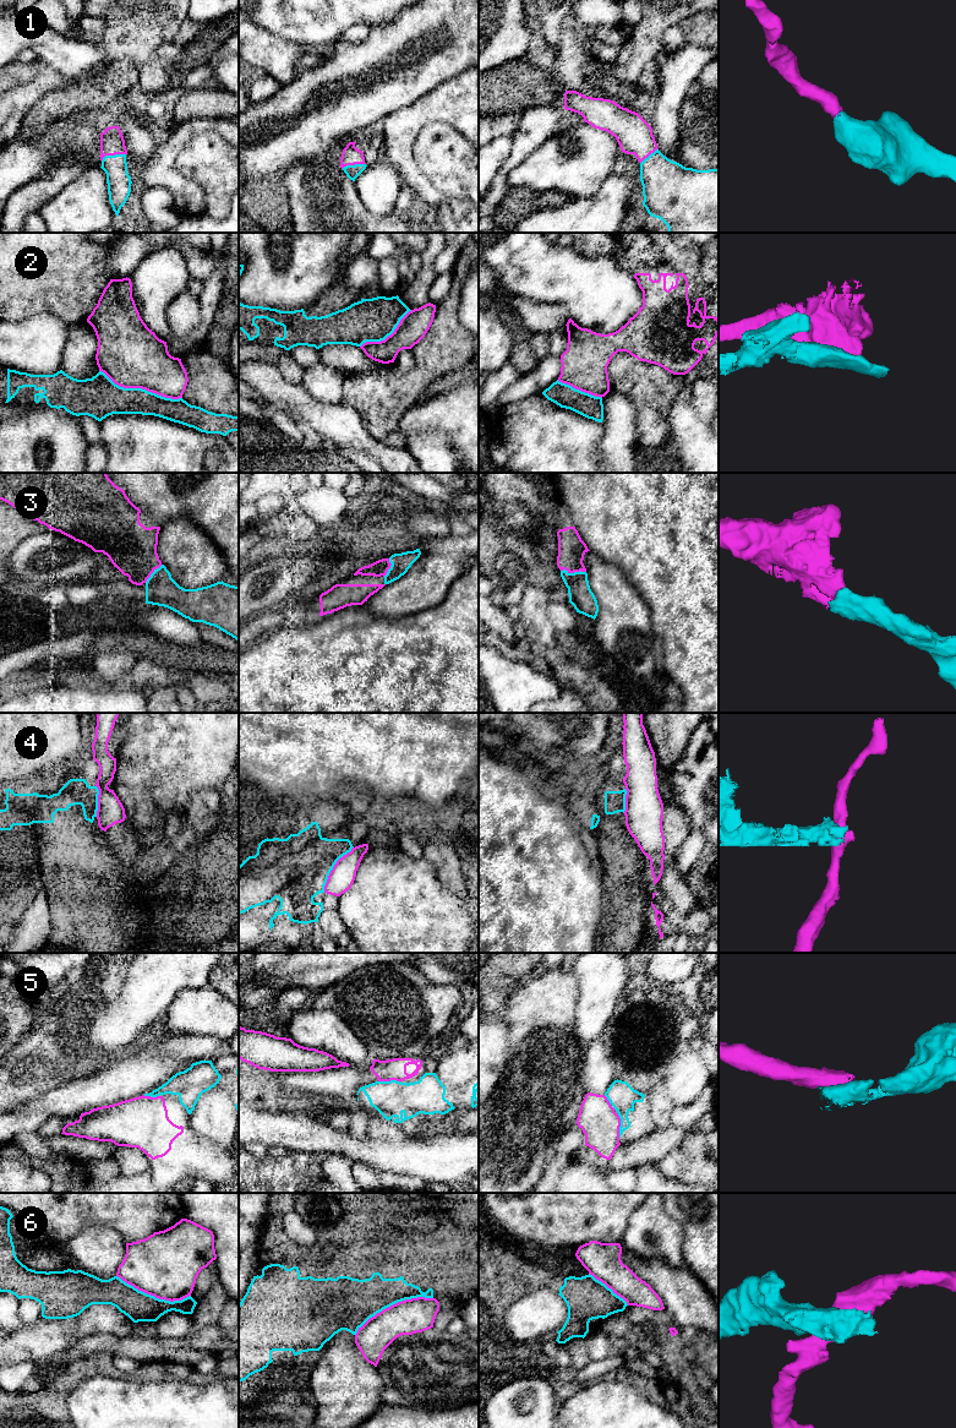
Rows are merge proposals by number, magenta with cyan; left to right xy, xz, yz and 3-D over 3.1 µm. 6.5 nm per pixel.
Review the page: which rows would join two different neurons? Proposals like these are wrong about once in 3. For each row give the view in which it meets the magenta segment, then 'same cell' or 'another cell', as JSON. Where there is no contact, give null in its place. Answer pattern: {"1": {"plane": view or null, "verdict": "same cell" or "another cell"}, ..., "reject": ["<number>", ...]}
{"1": {"plane": "xy", "verdict": "same cell"}, "2": {"plane": "xy", "verdict": "another cell"}, "3": {"plane": "yz", "verdict": "same cell"}, "4": {"plane": "xz", "verdict": "another cell"}, "5": {"plane": "yz", "verdict": "another cell"}, "6": {"plane": "xz", "verdict": "another cell"}, "reject": ["2", "4", "5", "6"]}

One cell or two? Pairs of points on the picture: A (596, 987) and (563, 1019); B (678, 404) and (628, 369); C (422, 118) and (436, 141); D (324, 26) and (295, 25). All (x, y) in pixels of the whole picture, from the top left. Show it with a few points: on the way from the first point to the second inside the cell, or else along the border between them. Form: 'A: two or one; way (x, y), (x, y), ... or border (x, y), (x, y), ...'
A: two; border (579, 980), (575, 1009), (575, 1031), (578, 1036)
B: two; border (679, 392), (670, 408), (668, 429)
C: two; border (454, 127), (429, 123), (413, 150)
D: one; way (317, 25), (302, 25)

